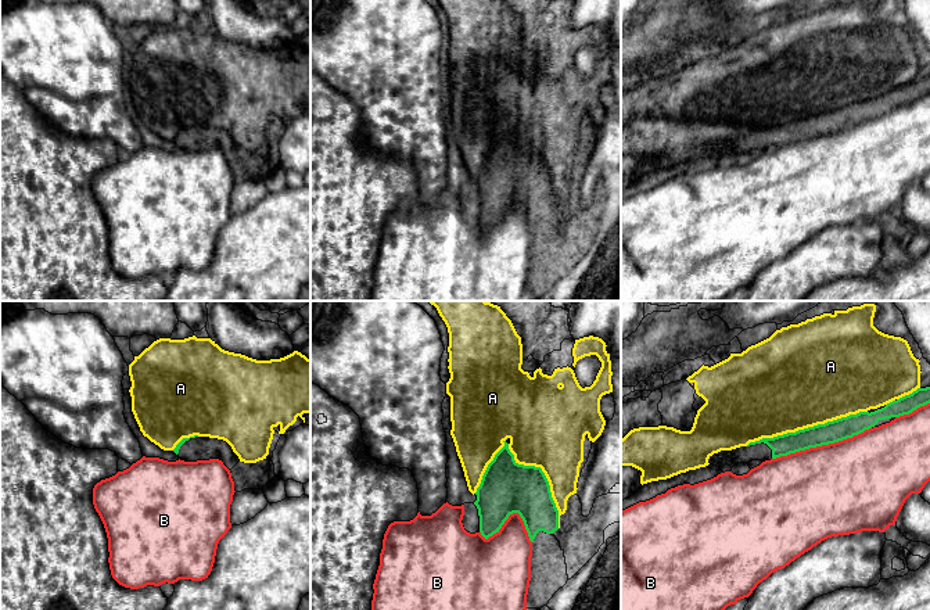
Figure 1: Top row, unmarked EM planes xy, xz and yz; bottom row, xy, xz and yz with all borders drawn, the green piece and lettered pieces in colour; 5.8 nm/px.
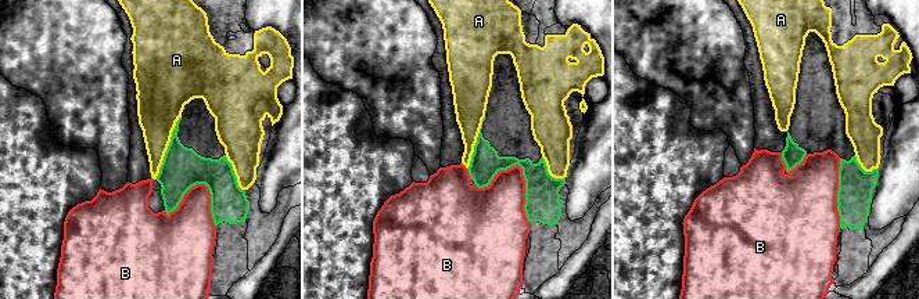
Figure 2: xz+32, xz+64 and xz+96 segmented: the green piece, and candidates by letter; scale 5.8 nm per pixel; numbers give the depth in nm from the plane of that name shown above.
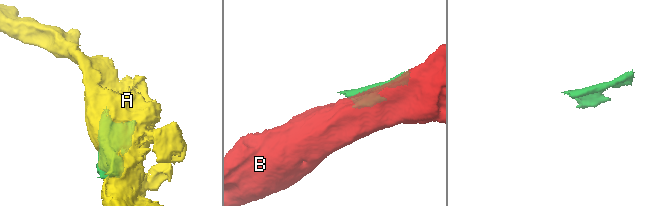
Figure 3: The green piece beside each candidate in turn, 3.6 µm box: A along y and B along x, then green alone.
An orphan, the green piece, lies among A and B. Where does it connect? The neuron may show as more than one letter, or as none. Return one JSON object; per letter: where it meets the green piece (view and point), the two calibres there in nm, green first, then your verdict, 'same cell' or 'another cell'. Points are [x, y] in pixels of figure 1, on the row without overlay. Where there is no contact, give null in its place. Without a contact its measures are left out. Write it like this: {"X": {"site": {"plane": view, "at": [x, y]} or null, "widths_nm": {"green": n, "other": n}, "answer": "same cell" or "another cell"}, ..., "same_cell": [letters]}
{"A": {"site": {"plane": "yz", "at": [805, 118]}, "widths_nm": {"green": 130, "other": 500}, "answer": "another cell"}, "B": {"site": {"plane": "yz", "at": [821, 135]}, "widths_nm": {"green": 130, "other": 500}, "answer": "another cell"}, "same_cell": []}

